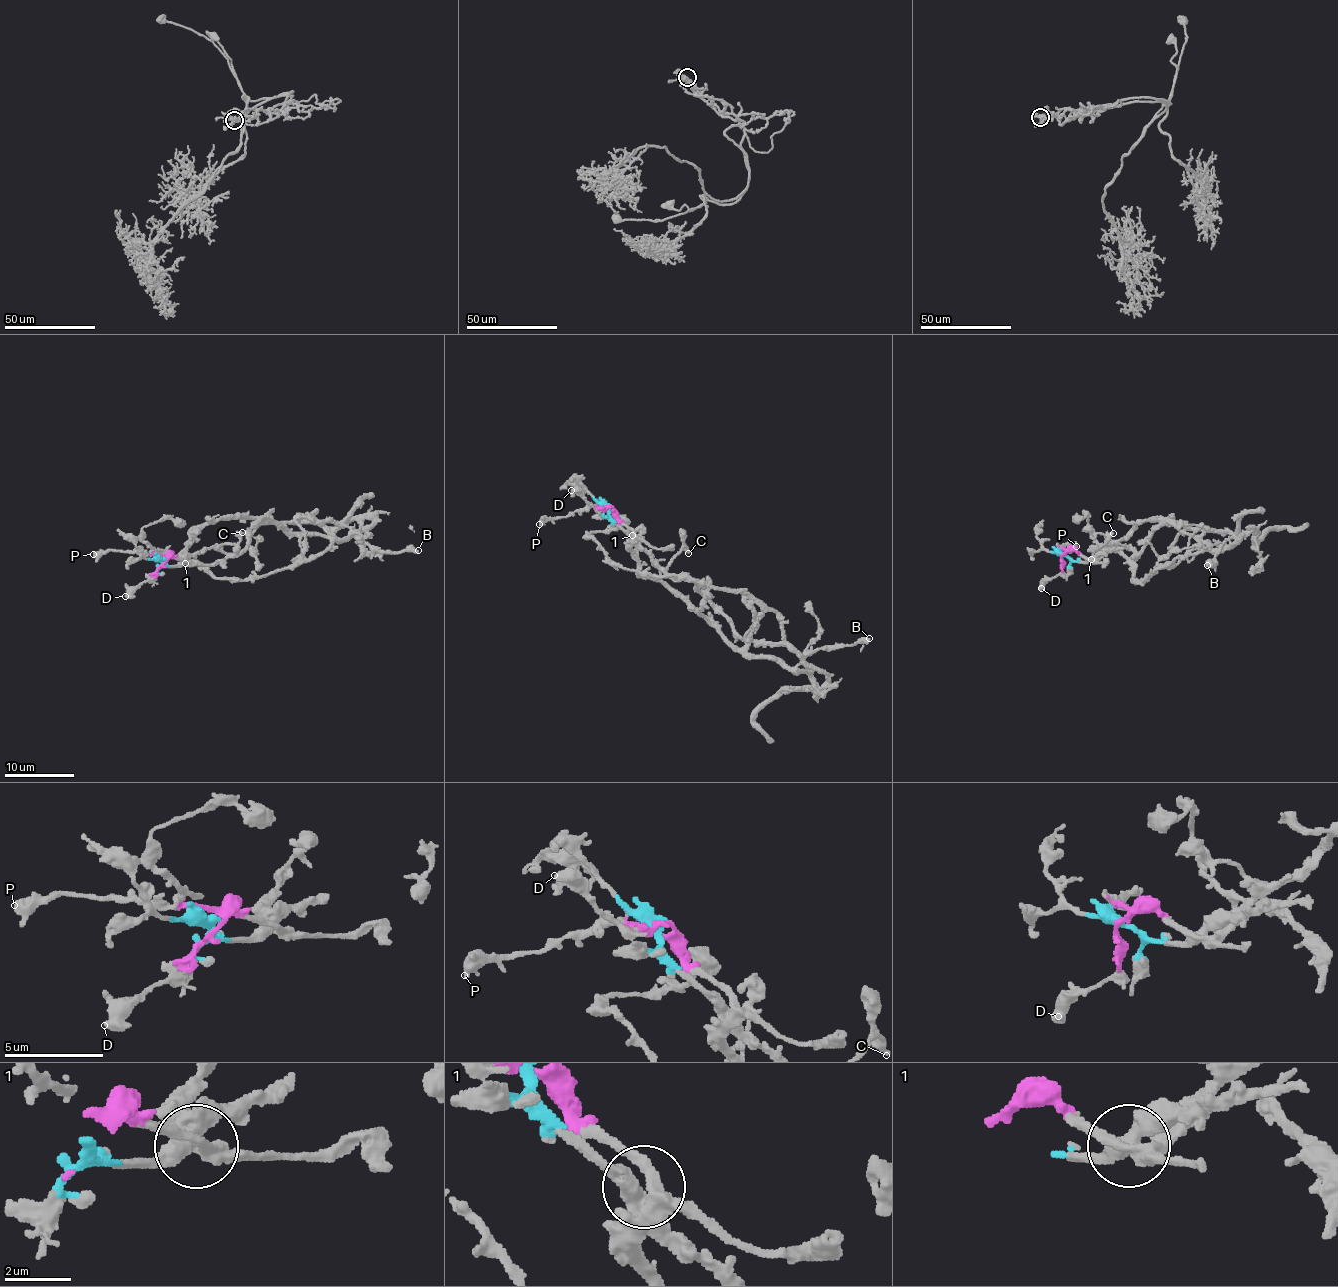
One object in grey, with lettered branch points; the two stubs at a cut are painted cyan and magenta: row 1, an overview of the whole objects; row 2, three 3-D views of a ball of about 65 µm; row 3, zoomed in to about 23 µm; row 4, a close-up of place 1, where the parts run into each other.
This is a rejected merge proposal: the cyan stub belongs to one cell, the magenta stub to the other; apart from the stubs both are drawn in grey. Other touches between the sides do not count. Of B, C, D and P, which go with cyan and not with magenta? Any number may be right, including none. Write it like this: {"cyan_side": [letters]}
{"cyan_side": ["C"]}

